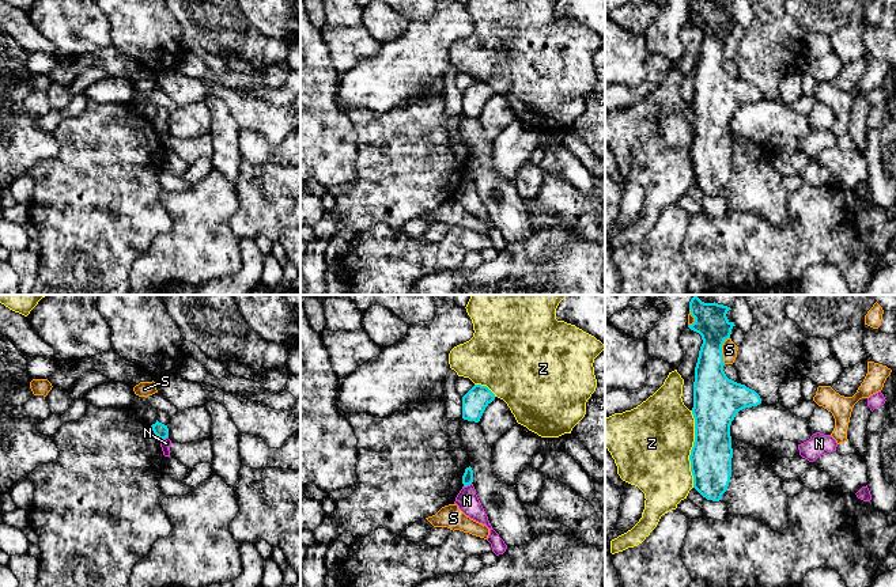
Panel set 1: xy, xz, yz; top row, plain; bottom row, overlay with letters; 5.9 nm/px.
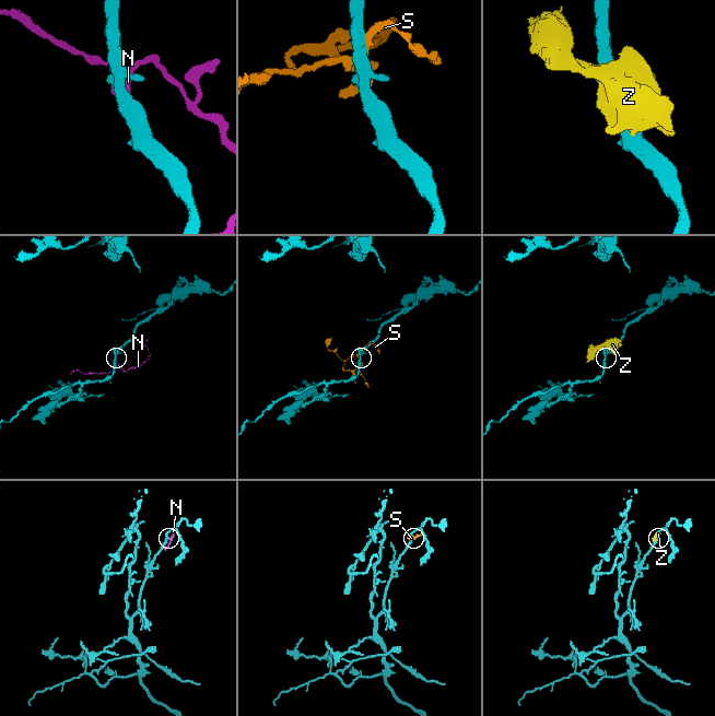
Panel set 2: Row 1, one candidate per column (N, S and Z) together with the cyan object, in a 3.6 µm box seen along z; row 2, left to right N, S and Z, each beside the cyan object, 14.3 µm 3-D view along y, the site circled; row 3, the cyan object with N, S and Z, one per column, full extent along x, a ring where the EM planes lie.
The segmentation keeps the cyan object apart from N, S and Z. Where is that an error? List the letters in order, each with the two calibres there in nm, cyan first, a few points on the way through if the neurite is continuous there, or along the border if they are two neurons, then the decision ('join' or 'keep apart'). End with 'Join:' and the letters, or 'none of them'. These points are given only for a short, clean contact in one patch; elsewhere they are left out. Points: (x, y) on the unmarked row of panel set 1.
N: calibres 80 and 60 nm; border xy (167, 132), (161, 136); keep apart
S: calibres 240 and 100 nm; border yz (729, 33), (722, 41), (722, 56), (725, 59); keep apart
Z: calibres 240 and 480 nm; keep apart
Join: none of them

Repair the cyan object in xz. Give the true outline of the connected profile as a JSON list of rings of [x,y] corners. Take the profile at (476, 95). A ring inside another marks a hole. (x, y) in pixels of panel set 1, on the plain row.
[[[475,80],[462,92],[462,114],[479,118],[485,103],[495,95],[495,90],[481,80]]]

